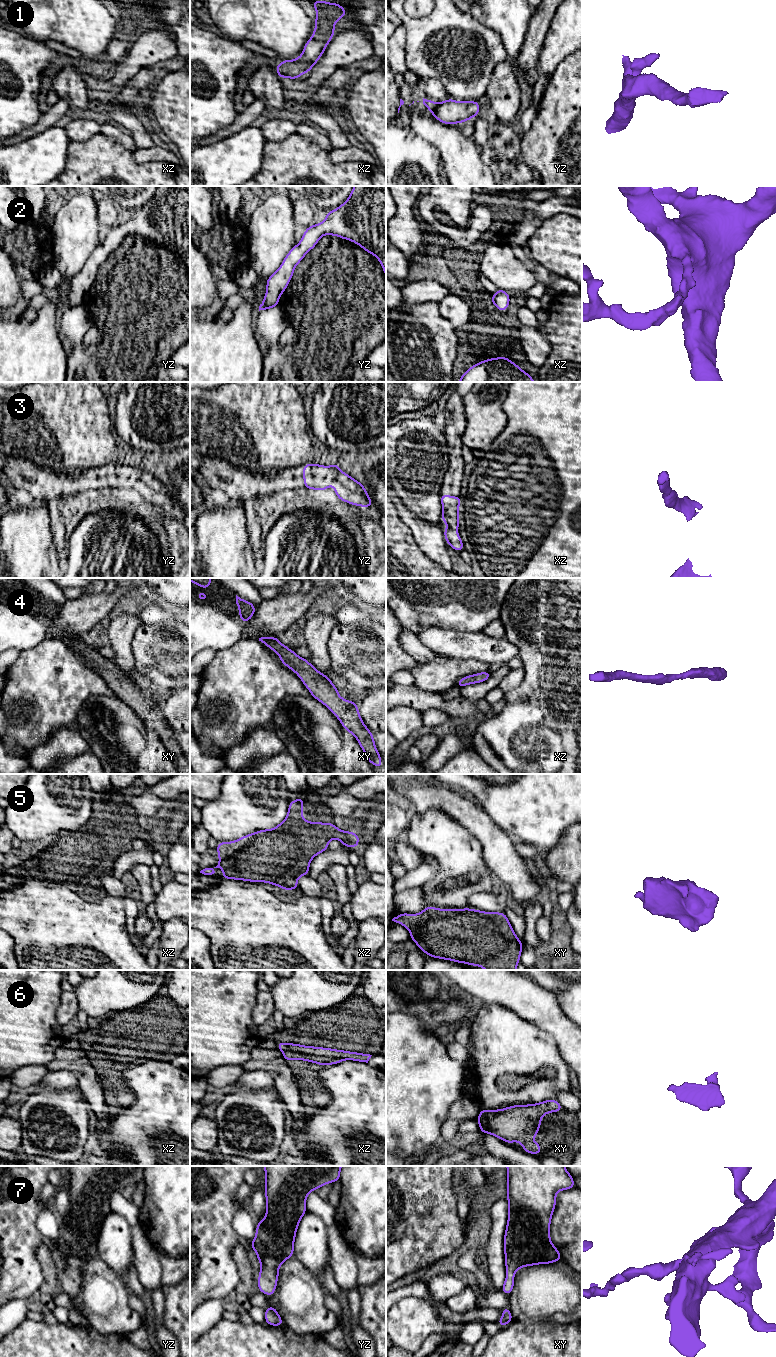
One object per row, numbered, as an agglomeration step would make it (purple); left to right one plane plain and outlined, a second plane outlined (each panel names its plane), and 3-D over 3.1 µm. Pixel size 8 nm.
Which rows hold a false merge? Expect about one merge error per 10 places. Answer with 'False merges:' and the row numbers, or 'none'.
False merges: none

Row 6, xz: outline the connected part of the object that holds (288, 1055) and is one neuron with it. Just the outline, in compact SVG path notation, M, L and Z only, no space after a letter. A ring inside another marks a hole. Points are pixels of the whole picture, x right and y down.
M277 1041L277 1048L283 1052L282 1057L286 1060L305 1060L307 1062L317 1063L320 1066L334 1065L343 1060L353 1060L368 1063L372 1055L337 1050L331 1048L304 1046L301 1044L284 1043Z

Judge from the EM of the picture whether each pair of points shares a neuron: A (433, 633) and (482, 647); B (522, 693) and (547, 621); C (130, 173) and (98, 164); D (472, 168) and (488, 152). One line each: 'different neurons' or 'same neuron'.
A: same neuron
B: same neuron
C: same neuron
D: different neurons

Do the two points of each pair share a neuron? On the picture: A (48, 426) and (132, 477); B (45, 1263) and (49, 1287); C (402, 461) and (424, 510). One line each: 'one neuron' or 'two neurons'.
A: two neurons
B: one neuron
C: one neuron

